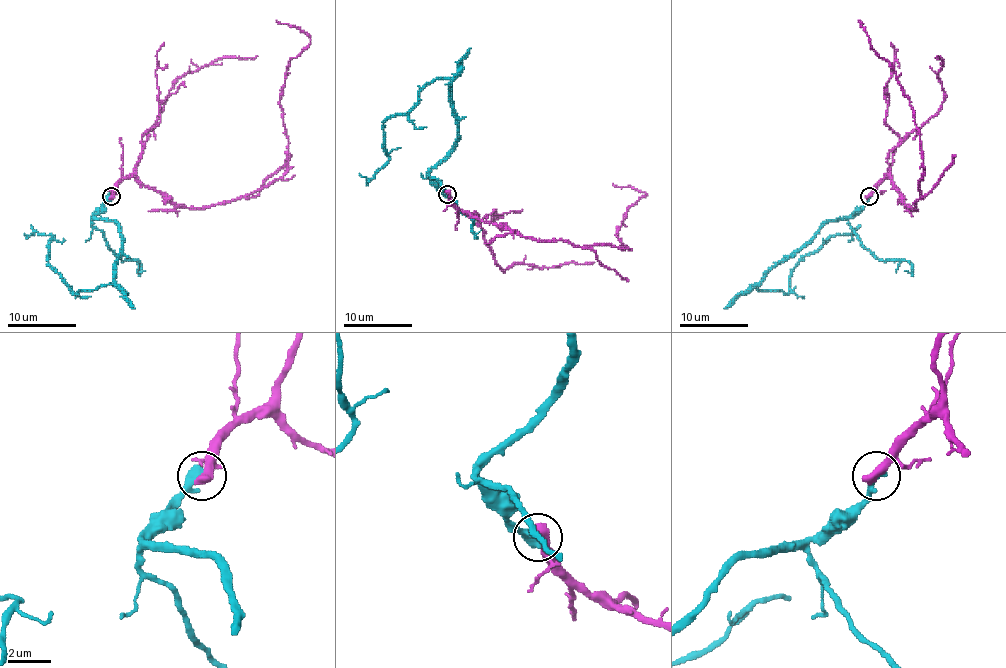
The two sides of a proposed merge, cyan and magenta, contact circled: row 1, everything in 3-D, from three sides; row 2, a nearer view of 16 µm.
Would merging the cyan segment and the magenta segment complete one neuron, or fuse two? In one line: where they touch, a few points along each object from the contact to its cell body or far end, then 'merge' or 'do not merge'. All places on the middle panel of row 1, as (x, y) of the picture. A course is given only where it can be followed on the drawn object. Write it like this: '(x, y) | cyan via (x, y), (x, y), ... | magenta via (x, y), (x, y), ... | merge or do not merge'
(447, 194) | cyan via (447, 194), (429, 175), (457, 139), (448, 79), (383, 123), (388, 159), (371, 178), (359, 173) | magenta via (447, 194), (481, 221), (505, 225), (537, 240), (625, 249), (616, 235), (623, 218), (647, 195), (613, 183) | do not merge

